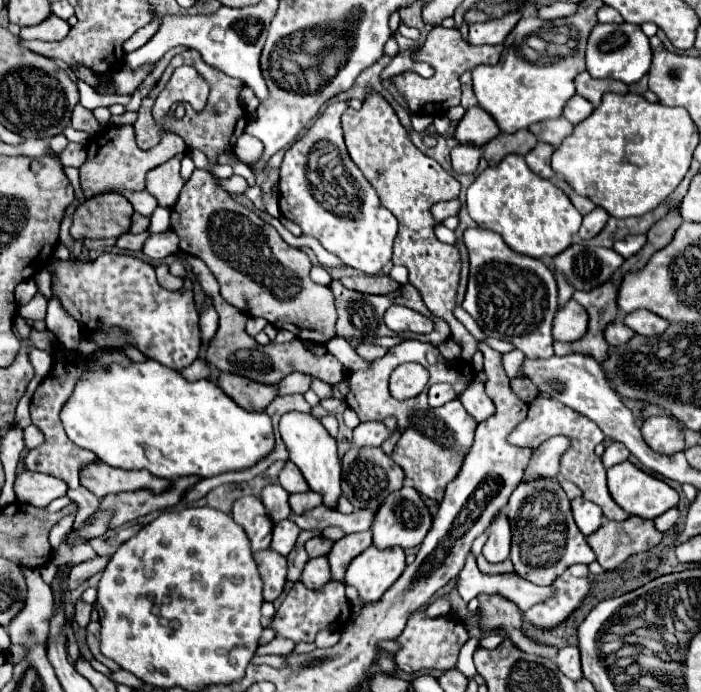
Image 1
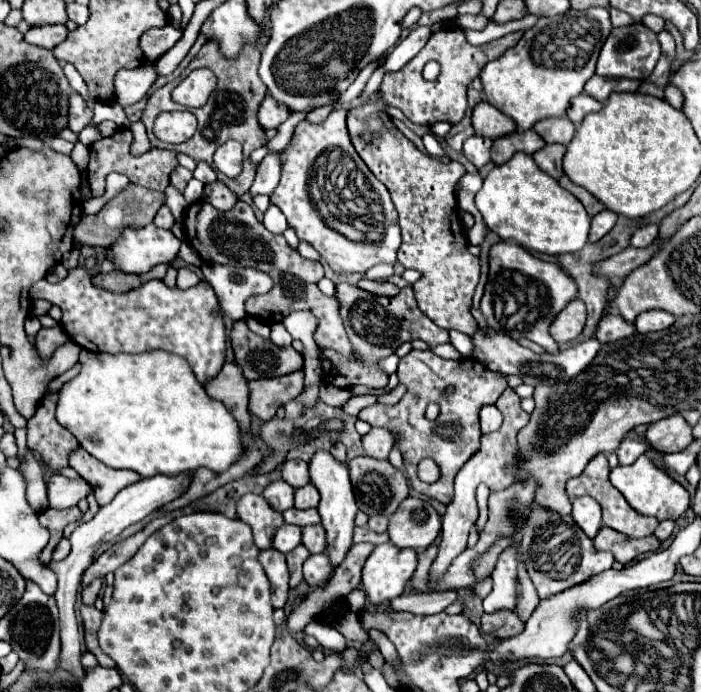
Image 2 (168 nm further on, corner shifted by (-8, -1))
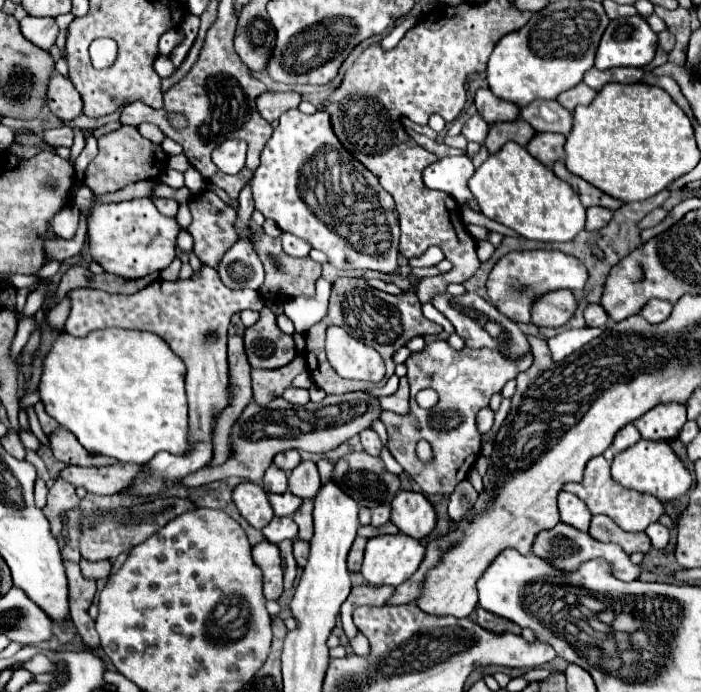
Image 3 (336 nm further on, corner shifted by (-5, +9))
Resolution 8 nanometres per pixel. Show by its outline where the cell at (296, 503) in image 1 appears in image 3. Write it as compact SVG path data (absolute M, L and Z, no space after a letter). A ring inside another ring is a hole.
M301 461L289 473L289 491L303 499L313 499L321 487L319 471L313 461Z

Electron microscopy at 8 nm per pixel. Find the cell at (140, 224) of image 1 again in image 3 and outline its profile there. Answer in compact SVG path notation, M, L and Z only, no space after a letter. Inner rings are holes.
M155 199L155 207L165 215L165 217L175 217L177 213L177 203L173 199Z

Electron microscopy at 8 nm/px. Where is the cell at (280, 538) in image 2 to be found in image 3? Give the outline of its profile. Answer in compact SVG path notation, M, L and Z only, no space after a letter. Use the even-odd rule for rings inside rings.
M273 517L273 521L263 529L263 535L271 543L281 543L285 539L297 537L297 525L291 517Z

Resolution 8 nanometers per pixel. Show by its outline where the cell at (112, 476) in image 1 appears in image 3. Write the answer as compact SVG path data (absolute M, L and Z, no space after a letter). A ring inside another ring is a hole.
M59 429L59 433L53 433L51 439L51 451L53 455L63 461L65 465L79 465L79 467L105 467L115 465L117 461L113 457L105 455L93 455L89 453L73 433L67 429Z

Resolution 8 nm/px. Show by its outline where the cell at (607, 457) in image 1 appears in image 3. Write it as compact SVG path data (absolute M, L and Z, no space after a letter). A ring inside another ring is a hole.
M629 423L629 425L625 425L621 431L617 431L615 441L613 441L613 449L615 449L617 453L621 453L621 451L625 451L625 449L633 447L639 439L641 439L639 431Z

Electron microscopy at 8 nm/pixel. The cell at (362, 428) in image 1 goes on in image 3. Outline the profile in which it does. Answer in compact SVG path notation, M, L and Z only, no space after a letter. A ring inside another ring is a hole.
M373 429L361 431L361 445L369 455L379 455L381 449L383 449L383 443L381 443L379 435Z

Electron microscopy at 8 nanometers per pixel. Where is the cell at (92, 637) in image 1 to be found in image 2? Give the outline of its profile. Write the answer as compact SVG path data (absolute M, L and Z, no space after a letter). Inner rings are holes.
M80 605L80 617L82 617L82 627L84 627L84 645L86 649L96 655L98 663L104 665L104 667L116 667L116 663L100 649L98 645L98 639L96 639L96 633L98 633L98 627L102 623L102 611L98 611L94 605Z

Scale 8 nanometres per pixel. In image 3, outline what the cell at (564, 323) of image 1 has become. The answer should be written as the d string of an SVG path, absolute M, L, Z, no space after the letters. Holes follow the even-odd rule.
M559 289L537 299L537 303L533 305L531 317L537 327L557 329L567 325L575 315L575 311L577 311L577 297L573 295L573 291Z

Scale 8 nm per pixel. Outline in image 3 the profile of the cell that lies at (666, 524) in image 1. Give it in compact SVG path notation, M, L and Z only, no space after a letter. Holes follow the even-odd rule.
M659 521L651 523L651 525L645 529L645 533L649 535L651 545L653 545L655 549L661 549L661 547L665 547L665 545L669 543L669 529L667 529L665 525L661 525Z

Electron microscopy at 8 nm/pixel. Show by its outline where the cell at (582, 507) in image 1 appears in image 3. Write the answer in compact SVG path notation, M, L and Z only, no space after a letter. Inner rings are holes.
M567 491L559 493L559 513L561 513L561 521L573 525L579 531L587 531L593 517L589 513L589 507L581 499Z

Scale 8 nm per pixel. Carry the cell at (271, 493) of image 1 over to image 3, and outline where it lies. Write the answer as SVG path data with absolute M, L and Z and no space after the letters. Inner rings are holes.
M271 465L263 477L263 489L267 493L285 493L287 491L287 473L283 469Z

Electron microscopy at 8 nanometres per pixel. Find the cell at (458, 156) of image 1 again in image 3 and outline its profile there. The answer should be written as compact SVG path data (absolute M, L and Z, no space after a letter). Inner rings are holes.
M473 115L473 117L463 125L463 137L465 137L467 141L475 141L475 143L483 145L487 133L489 133L489 125L487 125L479 115Z

